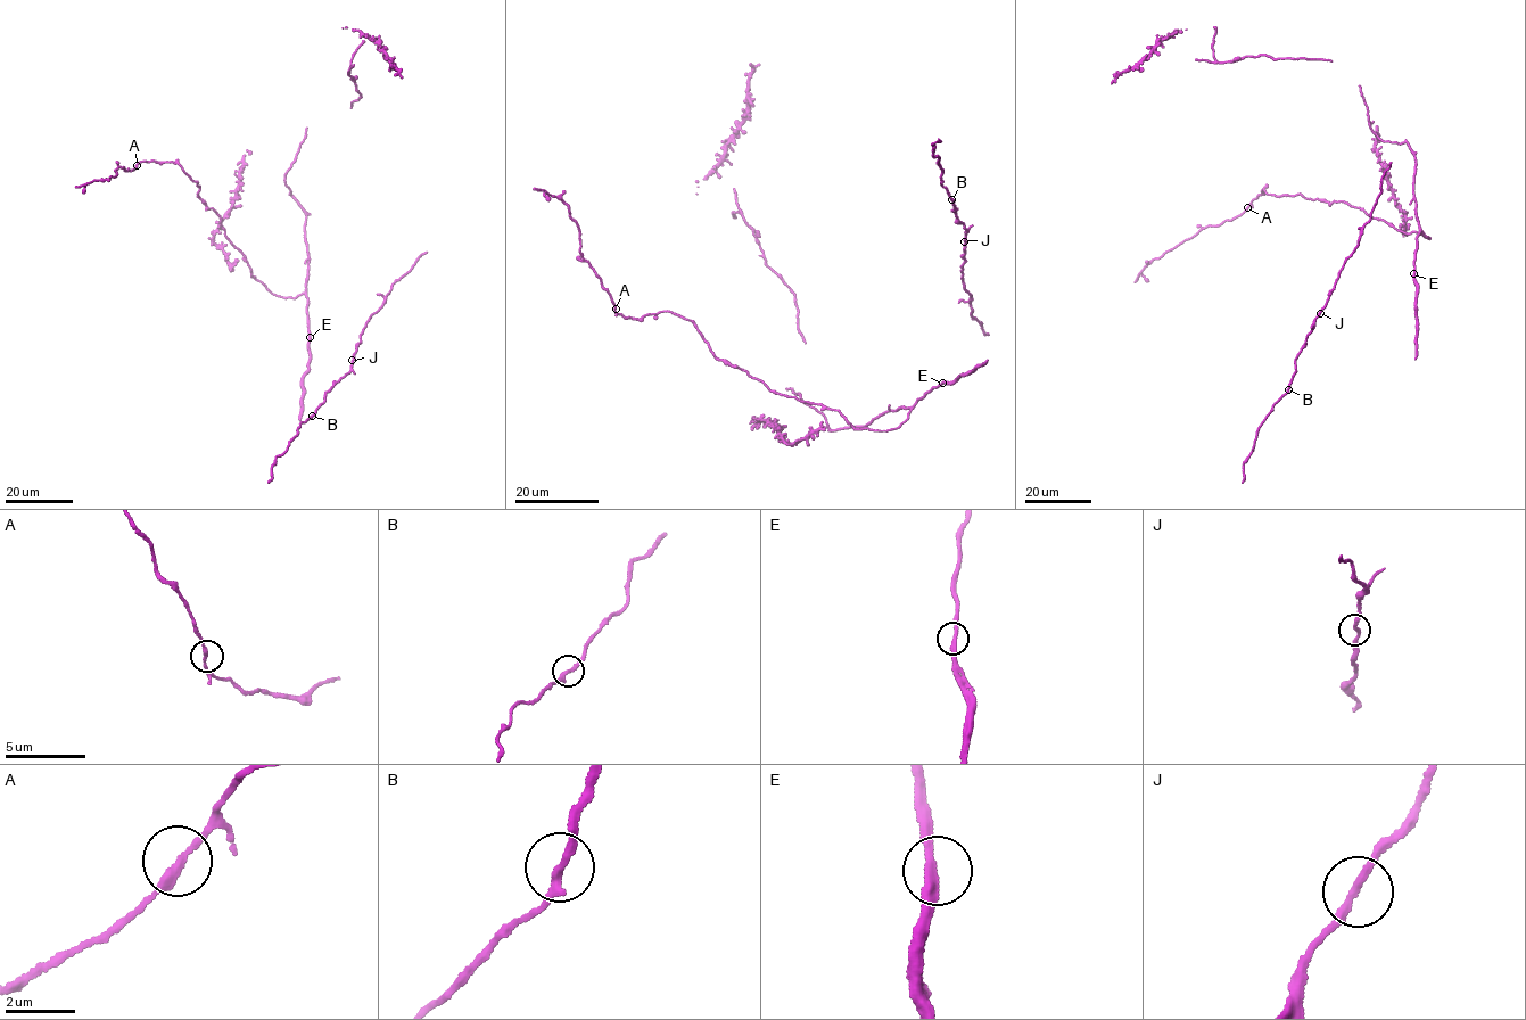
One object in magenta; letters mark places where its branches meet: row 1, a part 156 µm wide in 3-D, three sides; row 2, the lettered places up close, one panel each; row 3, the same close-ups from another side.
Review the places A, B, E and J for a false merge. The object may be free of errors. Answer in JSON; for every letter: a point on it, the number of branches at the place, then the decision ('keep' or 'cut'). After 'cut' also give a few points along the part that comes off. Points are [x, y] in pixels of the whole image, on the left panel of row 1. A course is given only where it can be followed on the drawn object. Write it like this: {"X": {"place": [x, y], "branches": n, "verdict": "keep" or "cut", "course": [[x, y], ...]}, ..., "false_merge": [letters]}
{"A": {"place": [137, 165], "branches": 2, "verdict": "keep"}, "B": {"place": [312, 416], "branches": 2, "verdict": "cut", "course": [[312, 416], [300, 424], [287, 450], [275, 457], [269, 482]]}, "E": {"place": [310, 337], "branches": 2, "verdict": "keep"}, "J": {"place": [352, 360], "branches": 2, "verdict": "keep"}, "false_merge": ["B"]}

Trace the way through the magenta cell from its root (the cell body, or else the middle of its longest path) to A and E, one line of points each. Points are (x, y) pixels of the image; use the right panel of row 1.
A: (1416, 203), (1418, 225), (1429, 238), (1400, 231), (1346, 203), (1278, 197), (1264, 188), (1247, 207)
E: (1416, 203), (1419, 235), (1413, 273)

